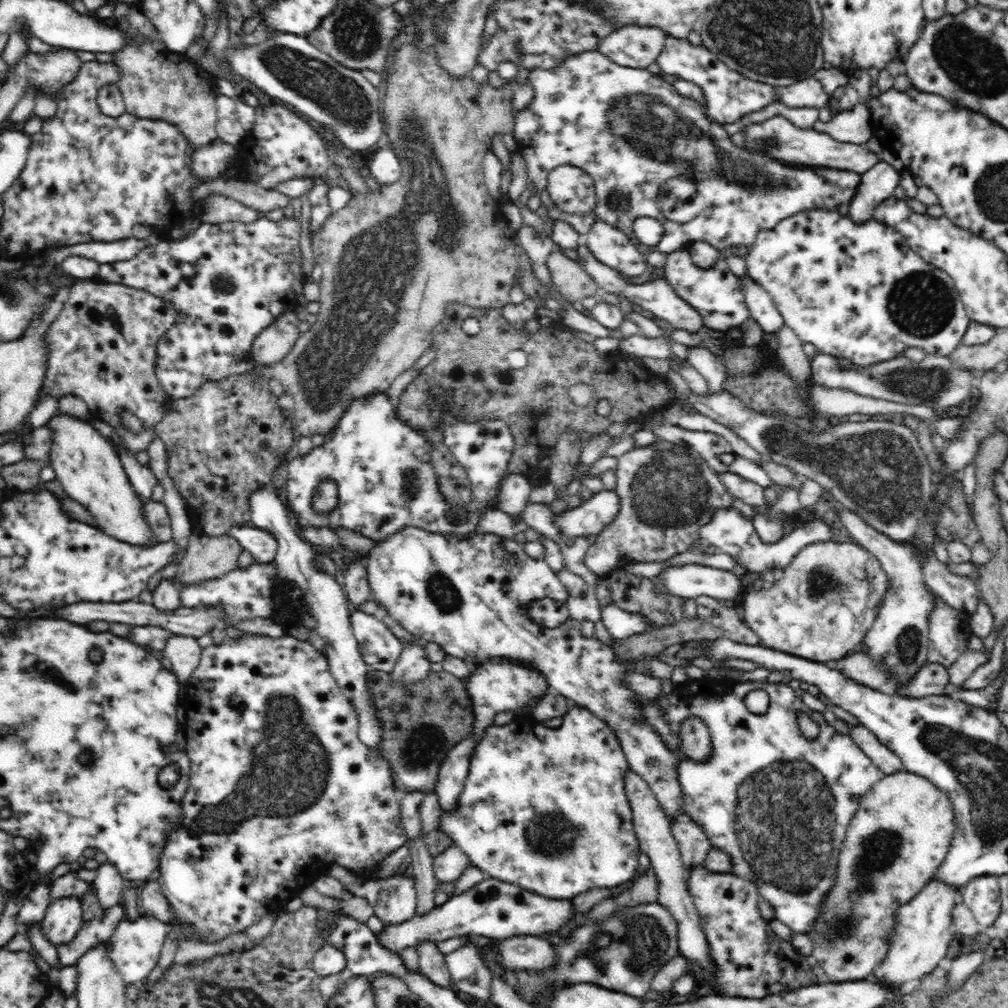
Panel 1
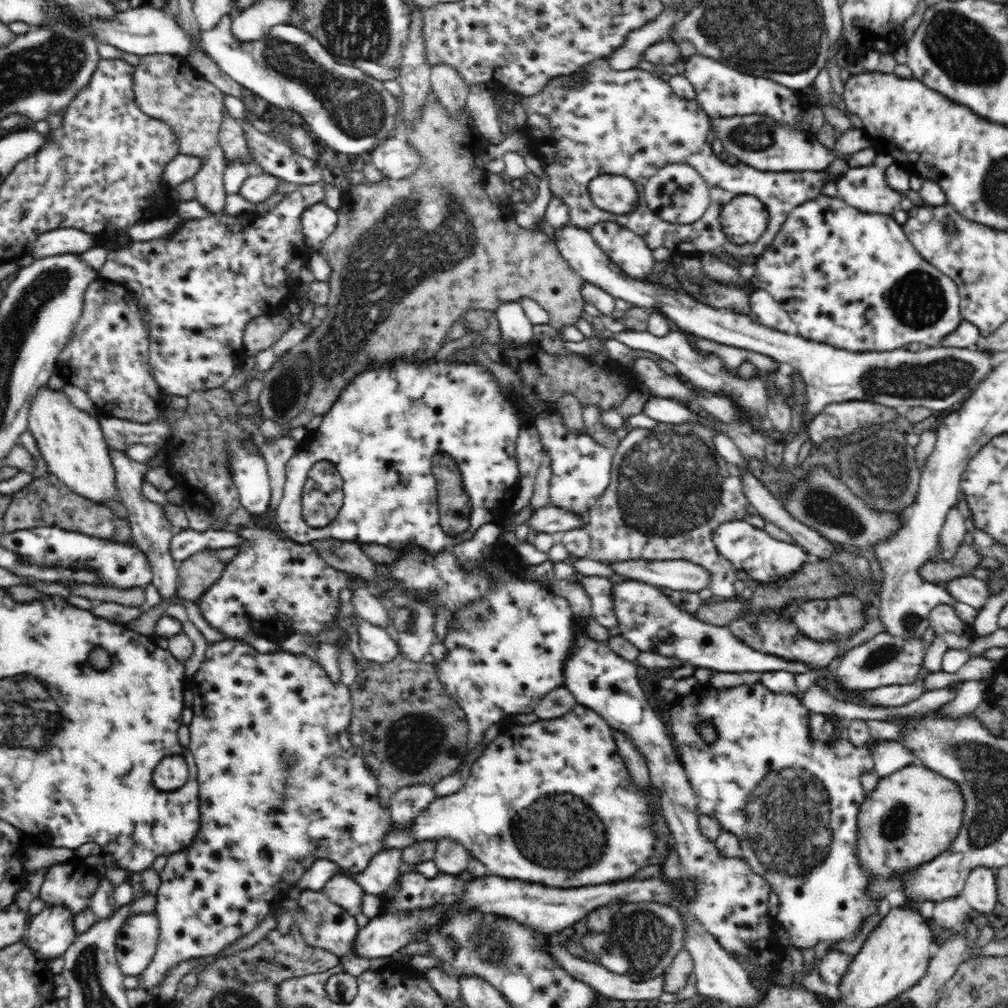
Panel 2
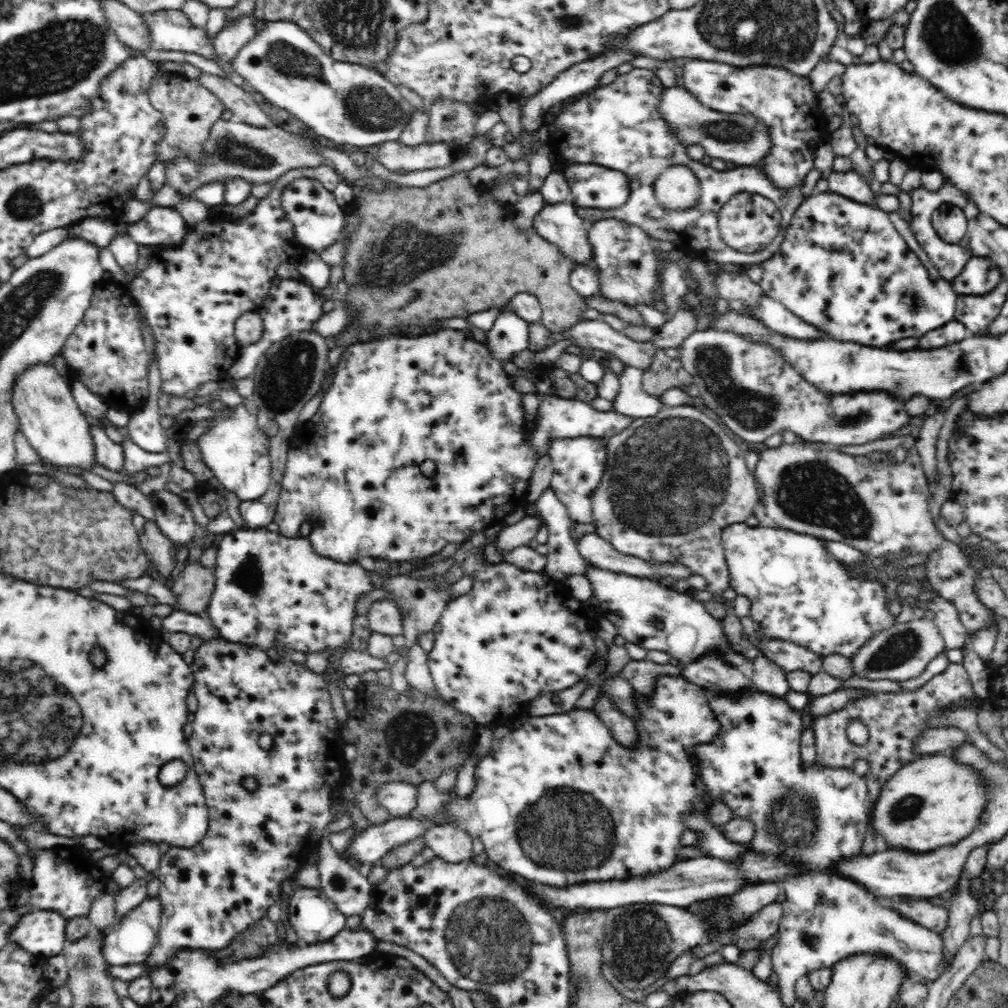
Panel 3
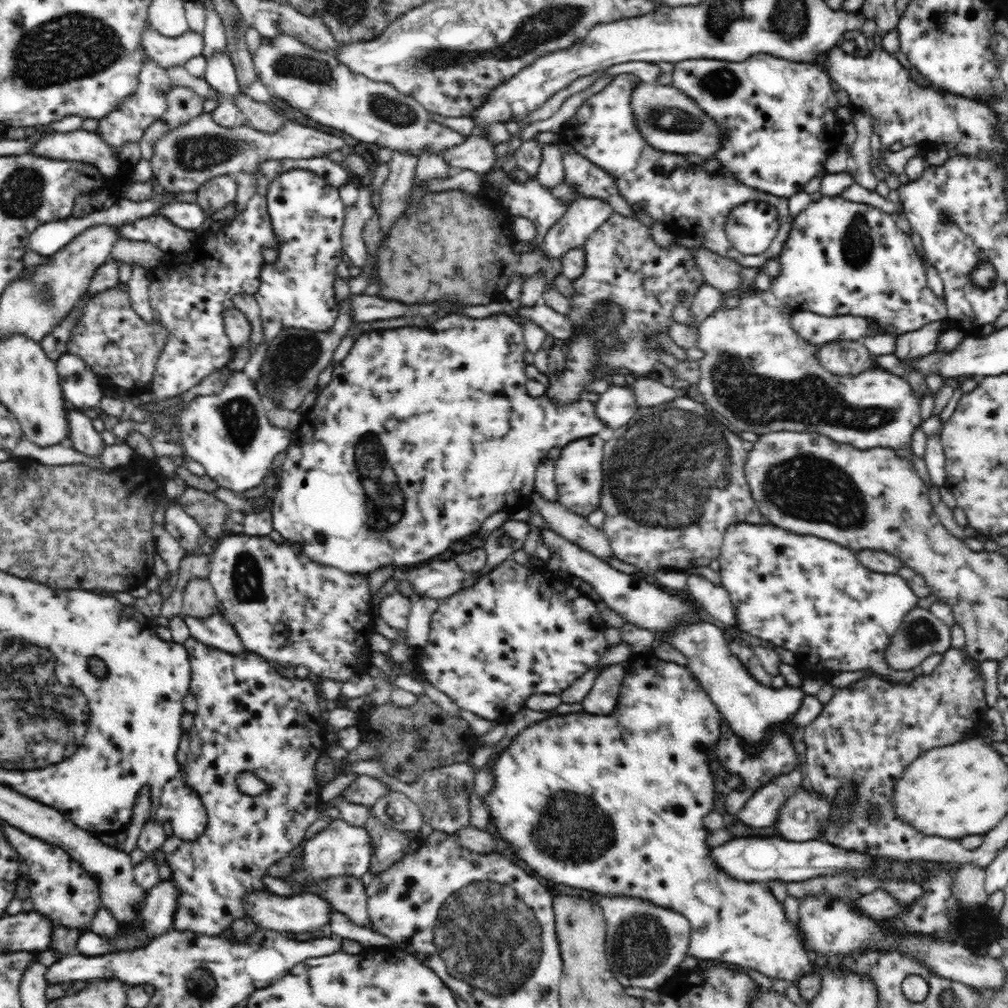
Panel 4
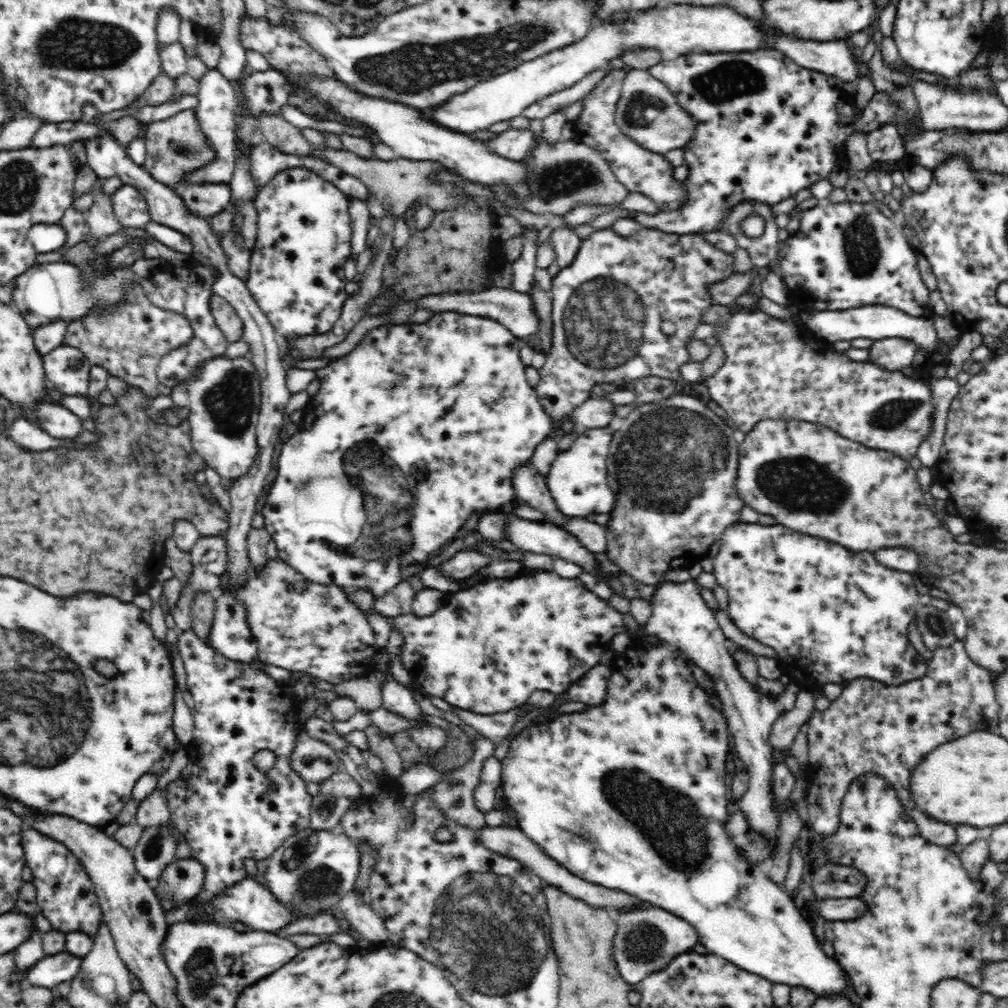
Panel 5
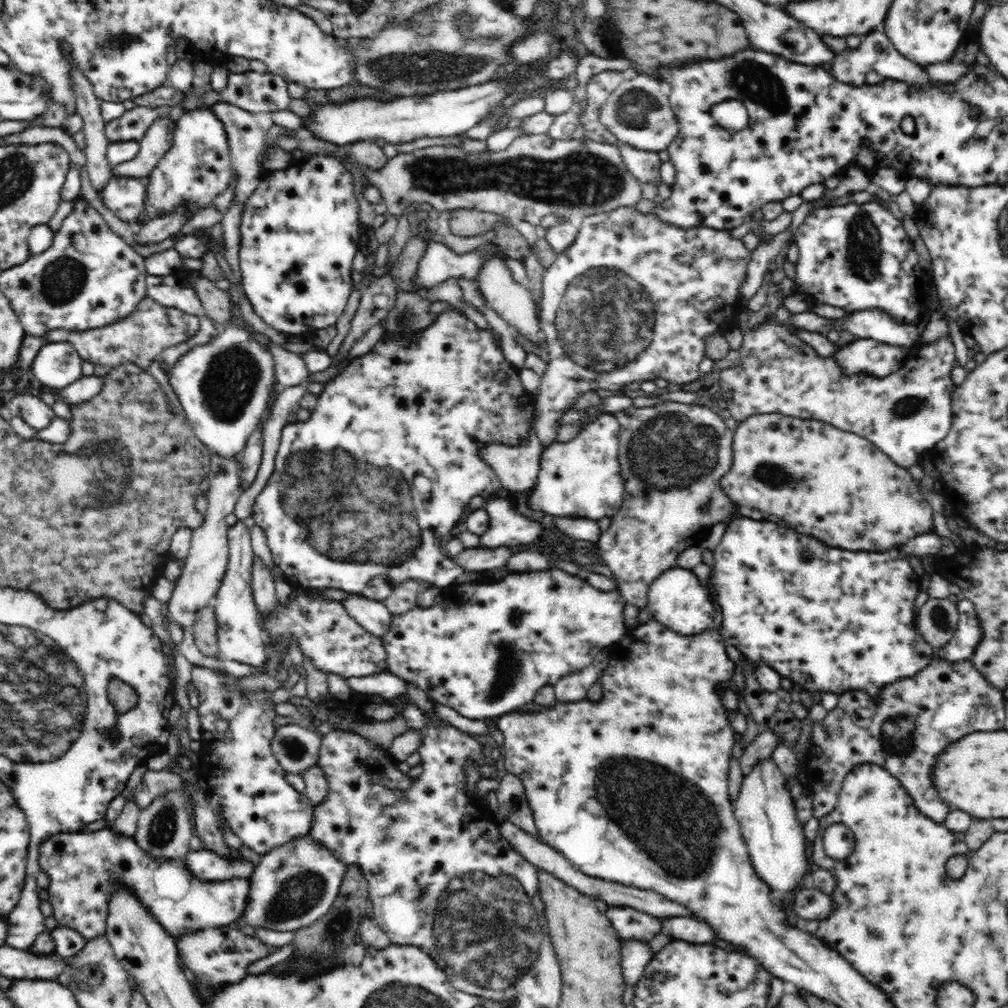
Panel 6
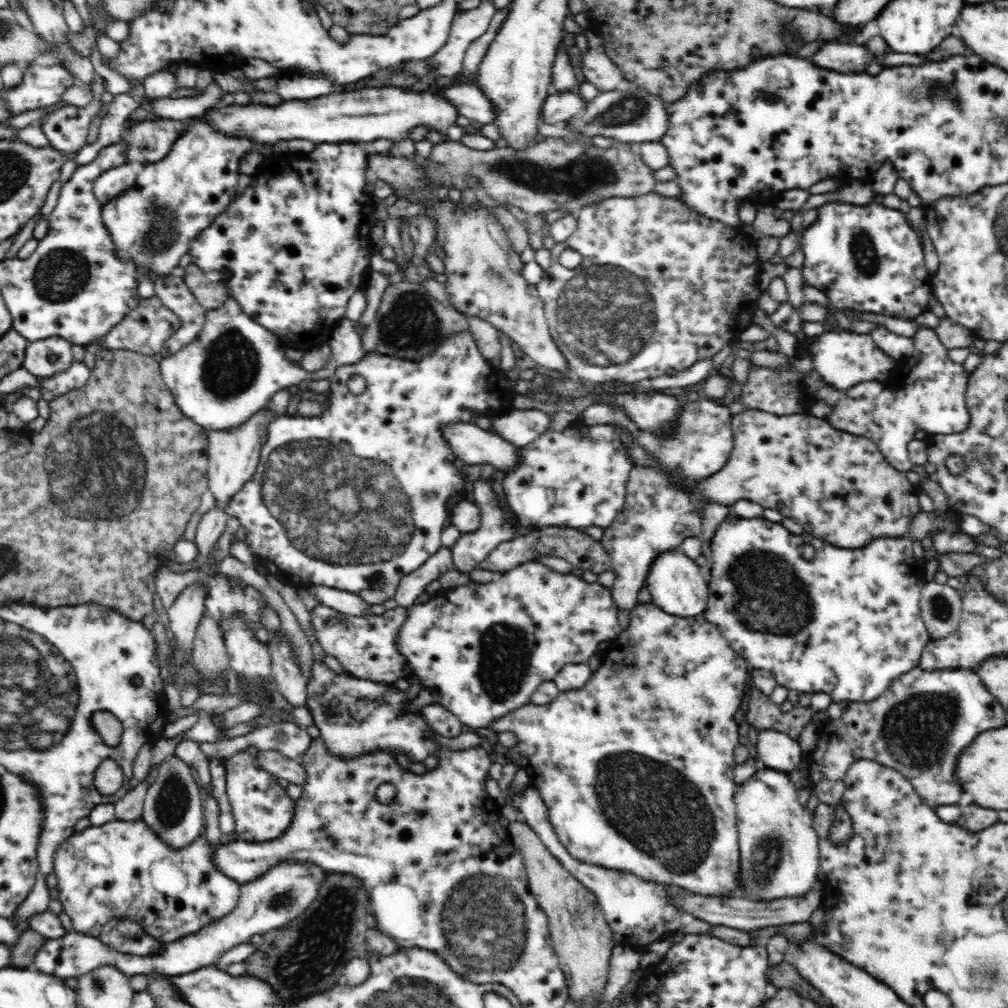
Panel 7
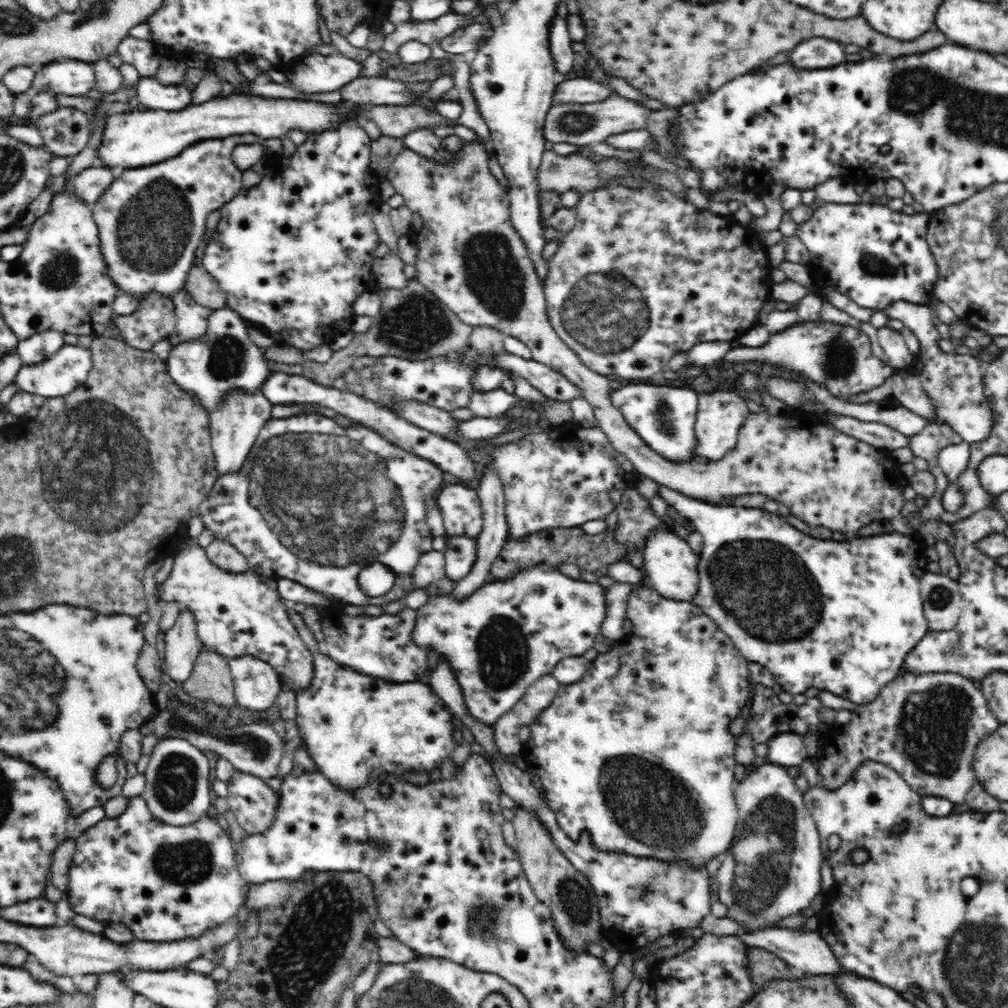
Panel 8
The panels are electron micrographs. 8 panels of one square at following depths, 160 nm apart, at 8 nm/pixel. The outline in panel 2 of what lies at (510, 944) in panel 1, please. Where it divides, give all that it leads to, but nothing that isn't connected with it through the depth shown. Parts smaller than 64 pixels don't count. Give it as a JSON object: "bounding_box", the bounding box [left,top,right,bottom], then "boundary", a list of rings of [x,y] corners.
{"bounding_box":[547,943,663,1001],"boundary":[[[550,943],[547,952],[570,976],[610,999],[649,1001],[662,996],[663,974],[646,982],[634,982],[628,975],[610,972],[600,963],[575,957],[560,944]]]}

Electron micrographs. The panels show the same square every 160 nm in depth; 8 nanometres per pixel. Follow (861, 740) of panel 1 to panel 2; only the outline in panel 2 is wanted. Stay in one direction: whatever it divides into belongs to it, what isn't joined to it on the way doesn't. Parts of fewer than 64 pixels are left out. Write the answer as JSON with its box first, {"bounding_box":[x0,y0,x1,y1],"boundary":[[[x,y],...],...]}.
{"bounding_box":[867,741,920,778],"boundary":[[[868,741],[867,745],[873,756],[873,772],[879,778],[894,774],[905,766],[920,765],[920,760],[914,756],[900,741]]]}

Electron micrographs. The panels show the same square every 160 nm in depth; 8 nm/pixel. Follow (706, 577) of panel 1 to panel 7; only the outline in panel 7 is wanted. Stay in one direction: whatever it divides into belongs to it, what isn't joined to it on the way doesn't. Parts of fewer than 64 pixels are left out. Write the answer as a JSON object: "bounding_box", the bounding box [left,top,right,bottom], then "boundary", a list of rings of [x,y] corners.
{"bounding_box":[442,422,520,472],"boundary":[[[454,422],[442,428],[442,435],[455,457],[465,464],[490,464],[502,472],[520,466],[516,445],[476,424]]]}

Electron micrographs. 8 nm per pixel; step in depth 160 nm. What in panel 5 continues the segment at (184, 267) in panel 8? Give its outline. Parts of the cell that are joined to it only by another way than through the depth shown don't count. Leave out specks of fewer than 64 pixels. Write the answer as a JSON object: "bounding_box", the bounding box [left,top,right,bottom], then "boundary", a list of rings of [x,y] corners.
{"bounding_box":[185,69,238,185],"boundary":[[[208,69],[208,72],[199,80],[198,88],[198,106],[194,108],[196,113],[196,121],[200,125],[200,131],[204,131],[210,147],[214,149],[216,158],[198,168],[198,171],[189,173],[185,177],[185,185],[204,184],[204,182],[212,182],[213,184],[229,184],[234,175],[234,166],[236,164],[236,142],[235,130],[237,129],[238,100],[235,93],[233,83],[228,81],[218,69]]]}

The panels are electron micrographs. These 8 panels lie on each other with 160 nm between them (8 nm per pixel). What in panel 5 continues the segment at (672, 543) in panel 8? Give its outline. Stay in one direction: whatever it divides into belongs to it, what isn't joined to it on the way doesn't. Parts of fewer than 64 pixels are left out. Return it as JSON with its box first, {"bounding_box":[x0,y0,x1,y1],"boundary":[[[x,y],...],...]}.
{"bounding_box":[609,580,801,856],"boundary":[[[663,580],[652,596],[651,608],[652,616],[642,631],[630,634],[627,629],[624,629],[612,638],[609,649],[618,656],[629,647],[632,635],[651,634],[677,647],[694,665],[708,674],[715,685],[716,696],[722,702],[721,714],[725,717],[729,736],[732,736],[736,752],[747,766],[748,791],[736,803],[747,820],[749,830],[760,833],[766,839],[766,843],[774,847],[772,854],[775,856],[779,829],[778,807],[782,804],[779,804],[772,795],[771,778],[775,763],[772,762],[769,738],[774,722],[786,710],[794,708],[794,702],[801,688],[790,683],[785,686],[784,692],[778,698],[771,698],[764,692],[759,692],[745,676],[742,676],[734,657],[728,652],[728,639],[716,620],[714,610],[704,602],[698,583],[692,580],[683,583]]]}

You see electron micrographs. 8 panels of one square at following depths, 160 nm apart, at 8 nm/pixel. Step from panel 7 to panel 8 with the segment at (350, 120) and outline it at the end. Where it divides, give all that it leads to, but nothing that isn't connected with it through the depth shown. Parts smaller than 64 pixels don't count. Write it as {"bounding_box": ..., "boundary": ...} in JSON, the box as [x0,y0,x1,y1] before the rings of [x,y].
{"bounding_box":[98,92,363,171],"boundary":[[[235,92],[227,97],[194,103],[178,111],[138,109],[116,113],[108,116],[105,123],[98,159],[102,161],[102,166],[118,171],[161,163],[162,160],[178,156],[179,152],[191,144],[211,137],[222,139],[238,134],[255,134],[260,139],[281,139],[292,130],[302,130],[307,135],[310,132],[316,134],[346,120],[363,122],[362,116],[354,113],[354,108],[358,108],[358,104],[344,100],[330,105],[320,101],[268,99]]]}

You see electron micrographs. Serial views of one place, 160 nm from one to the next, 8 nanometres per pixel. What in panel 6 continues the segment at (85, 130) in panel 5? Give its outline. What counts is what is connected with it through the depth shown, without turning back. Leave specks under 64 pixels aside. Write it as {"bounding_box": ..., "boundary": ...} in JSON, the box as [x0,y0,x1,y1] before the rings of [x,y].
{"bounding_box":[105,106,170,142],"boundary":[[[136,106],[105,124],[109,142],[139,141],[156,119],[168,118],[170,106]]]}

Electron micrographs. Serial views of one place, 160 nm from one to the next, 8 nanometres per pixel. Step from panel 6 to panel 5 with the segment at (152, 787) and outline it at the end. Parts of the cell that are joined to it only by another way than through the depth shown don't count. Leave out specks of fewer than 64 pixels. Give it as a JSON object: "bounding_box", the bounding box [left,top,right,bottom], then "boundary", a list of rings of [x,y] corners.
{"bounding_box":[136,788,170,829],"boundary":[[[168,788],[164,791],[156,790],[137,806],[136,822],[143,829],[150,826],[167,826],[170,818],[168,808]]]}

